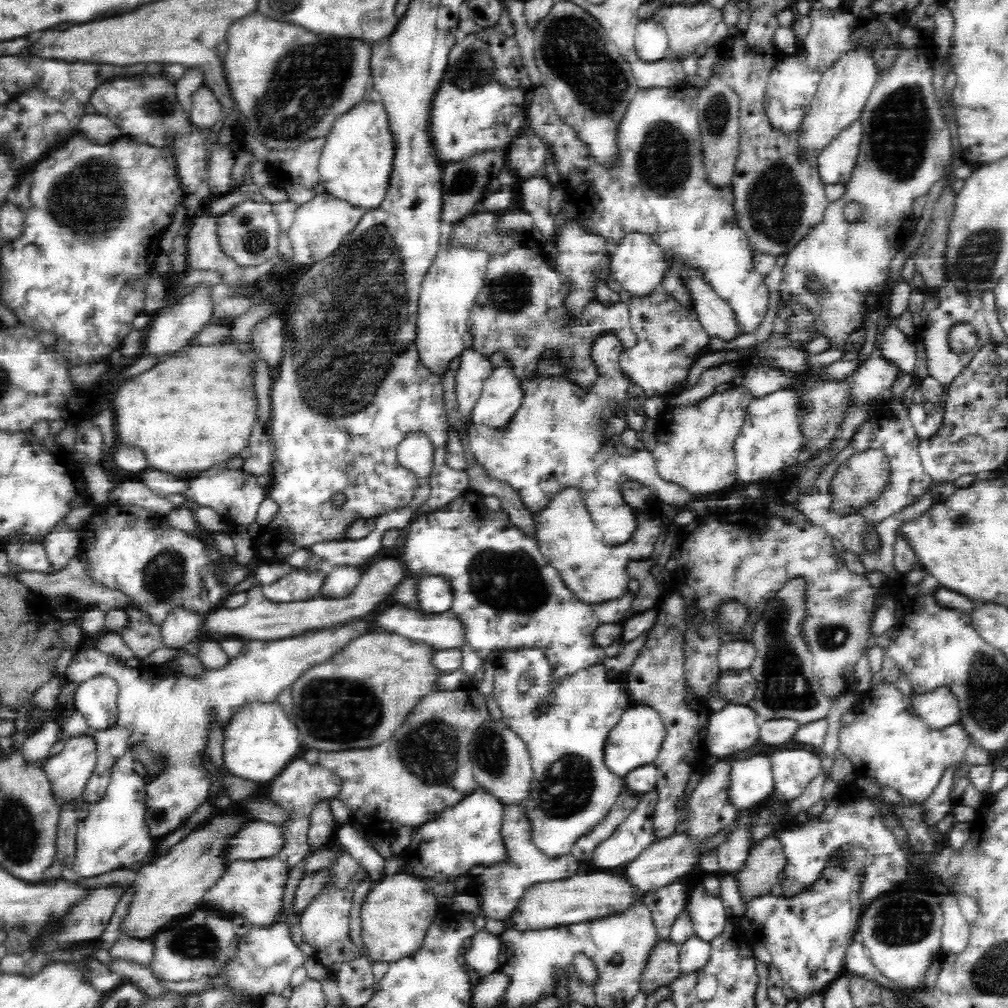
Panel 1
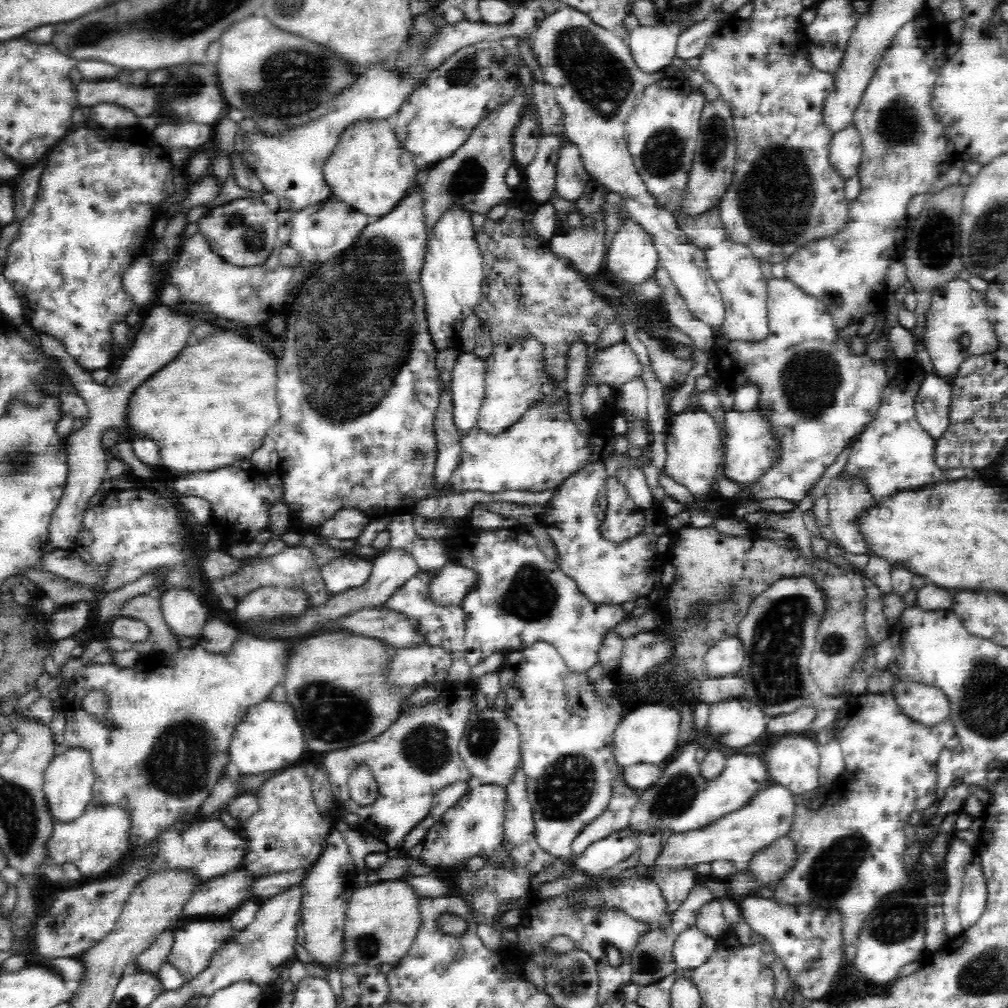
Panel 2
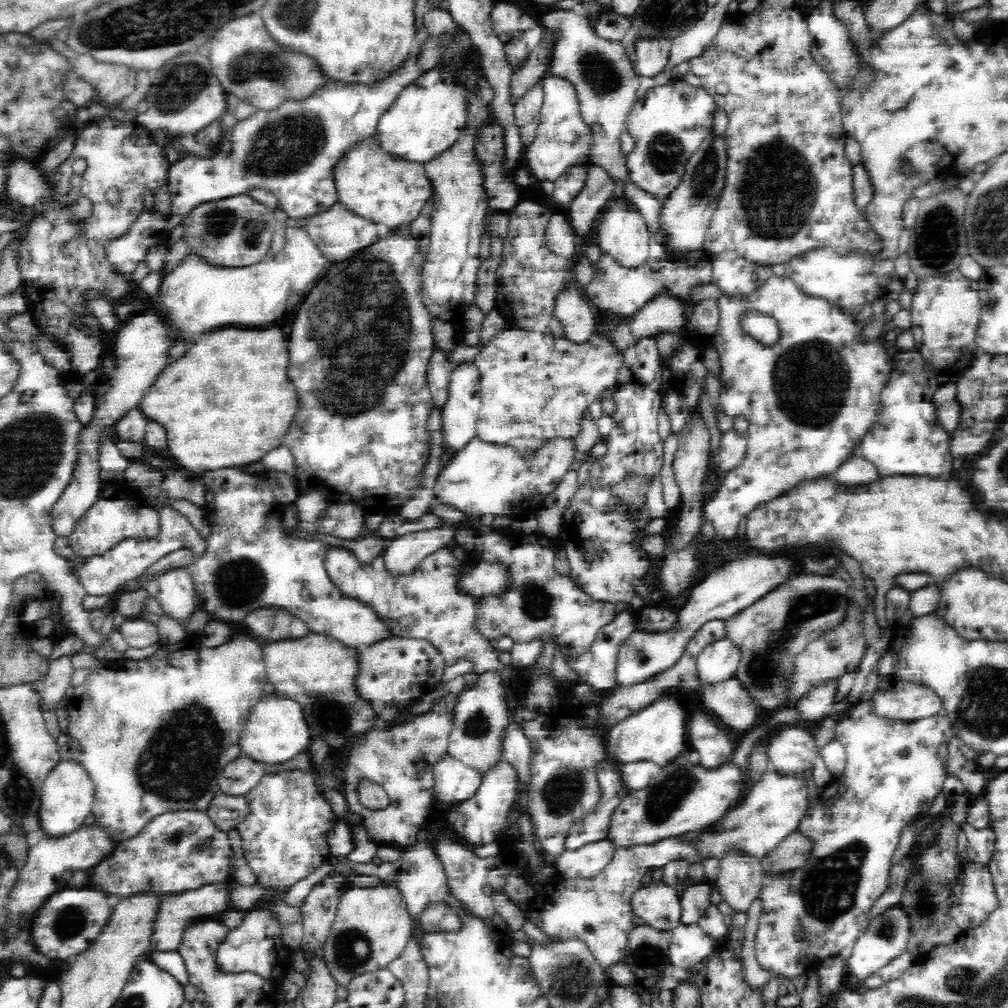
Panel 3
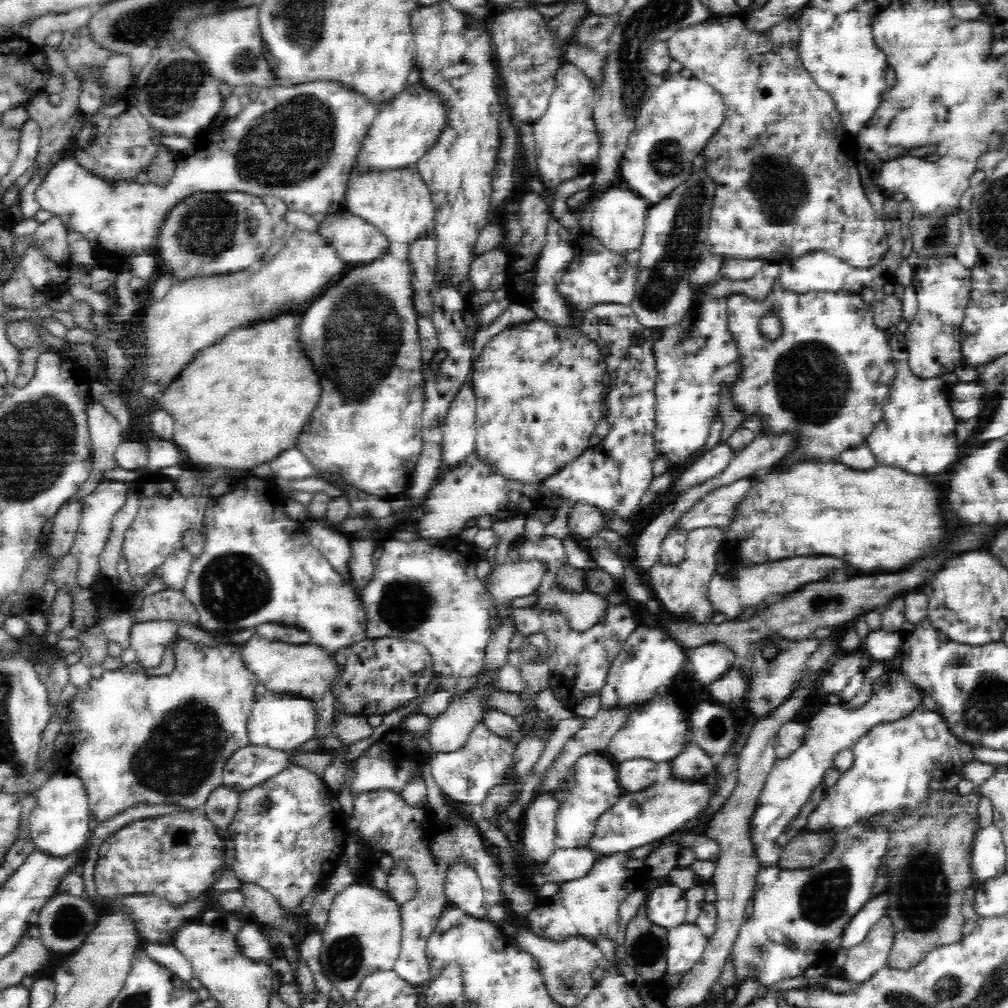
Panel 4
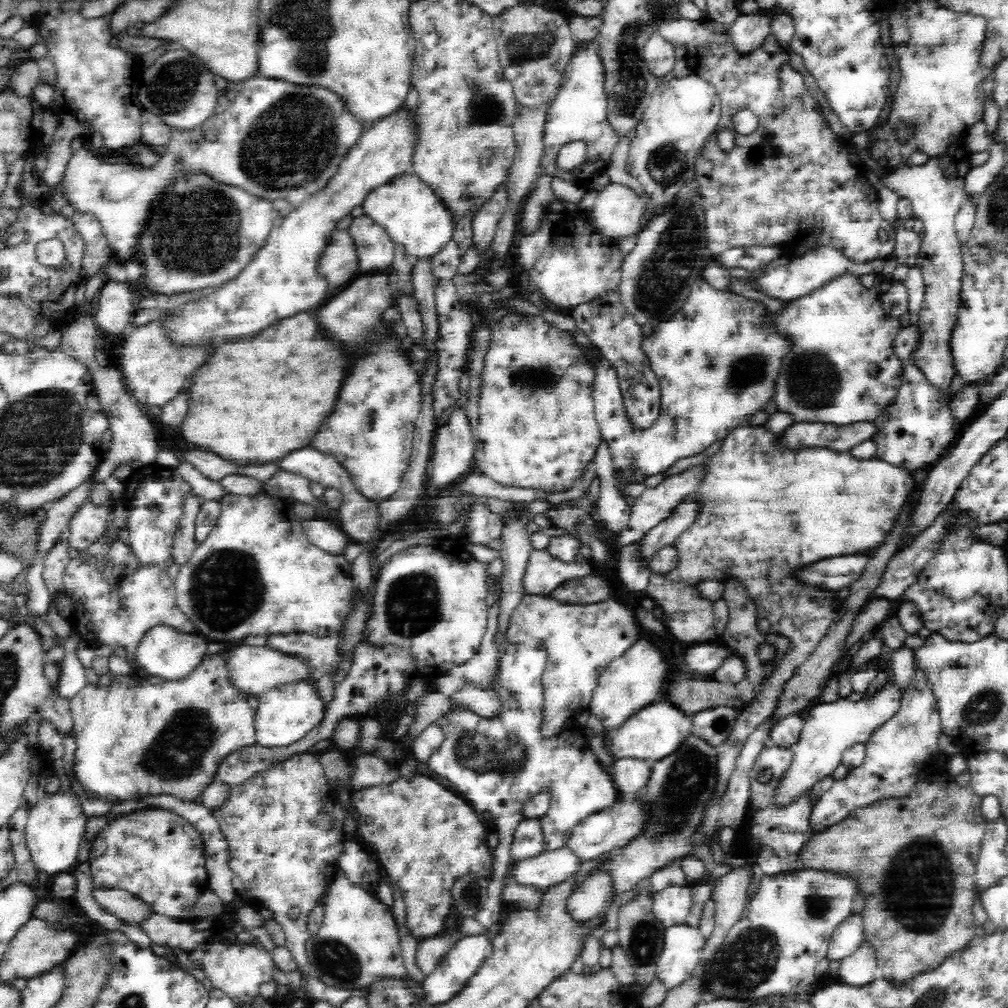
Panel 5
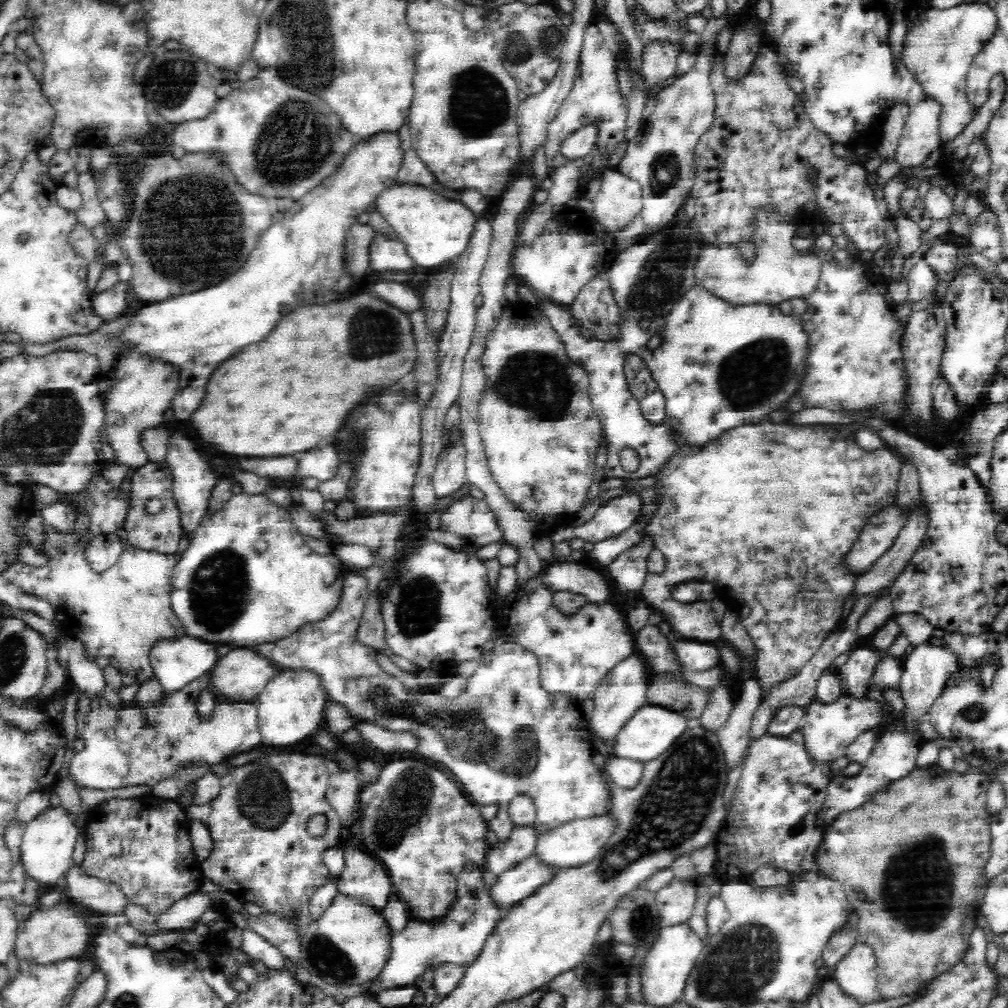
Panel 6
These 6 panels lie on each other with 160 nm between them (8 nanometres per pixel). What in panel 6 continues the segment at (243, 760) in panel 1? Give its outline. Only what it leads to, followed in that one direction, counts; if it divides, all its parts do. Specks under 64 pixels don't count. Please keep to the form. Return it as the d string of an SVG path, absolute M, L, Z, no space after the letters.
M288 668L281 669L266 684L263 692L258 694L258 729L263 736L261 742L270 742L266 746L286 746L286 744L294 744L306 738L309 734L317 732L321 724L324 723L323 711L325 710L328 696L321 685L320 678L308 668Z

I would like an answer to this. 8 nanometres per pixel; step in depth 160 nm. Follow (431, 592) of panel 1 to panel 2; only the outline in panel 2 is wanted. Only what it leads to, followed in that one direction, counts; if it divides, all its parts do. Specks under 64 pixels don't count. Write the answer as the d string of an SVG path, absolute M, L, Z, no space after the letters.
M448 563L440 568L431 584L432 598L443 605L460 605L464 596L478 584L478 571L458 564Z

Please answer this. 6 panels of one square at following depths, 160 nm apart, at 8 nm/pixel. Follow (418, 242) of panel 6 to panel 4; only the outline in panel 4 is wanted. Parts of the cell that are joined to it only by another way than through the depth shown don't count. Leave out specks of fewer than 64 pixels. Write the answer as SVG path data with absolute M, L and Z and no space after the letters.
M415 164L407 168L384 173L353 176L345 193L344 210L360 215L376 227L389 243L414 245L417 241L434 233L436 208L432 203L429 188L420 177Z

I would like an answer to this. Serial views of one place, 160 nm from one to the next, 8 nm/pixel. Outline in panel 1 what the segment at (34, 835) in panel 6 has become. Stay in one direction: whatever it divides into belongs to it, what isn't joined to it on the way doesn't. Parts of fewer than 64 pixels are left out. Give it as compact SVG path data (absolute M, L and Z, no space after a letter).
M80 736L67 740L61 752L48 758L43 767L54 799L60 805L82 800L96 764L93 738Z

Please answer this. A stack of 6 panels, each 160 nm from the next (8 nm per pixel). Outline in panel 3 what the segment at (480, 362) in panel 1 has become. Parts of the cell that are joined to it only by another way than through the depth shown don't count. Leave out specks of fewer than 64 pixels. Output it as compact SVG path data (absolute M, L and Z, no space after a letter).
M462 363L455 366L450 376L449 393L443 406L444 445L450 454L464 451L469 442L476 437L476 423L481 407L479 395L480 373L474 363Z

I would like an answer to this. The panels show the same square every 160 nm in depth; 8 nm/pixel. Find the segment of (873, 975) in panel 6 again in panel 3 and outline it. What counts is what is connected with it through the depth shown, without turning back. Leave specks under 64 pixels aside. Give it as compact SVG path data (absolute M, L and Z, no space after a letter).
M899 906L888 908L884 914L876 916L870 923L855 940L852 954L848 959L848 970L858 979L865 979L905 952L905 944L910 935L908 917L899 909Z

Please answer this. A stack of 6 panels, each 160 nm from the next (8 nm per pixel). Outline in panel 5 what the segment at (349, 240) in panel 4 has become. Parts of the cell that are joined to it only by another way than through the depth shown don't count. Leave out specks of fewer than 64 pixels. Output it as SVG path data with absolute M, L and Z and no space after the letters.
M354 217L349 232L358 249L360 274L385 272L395 256L394 242L370 217Z

